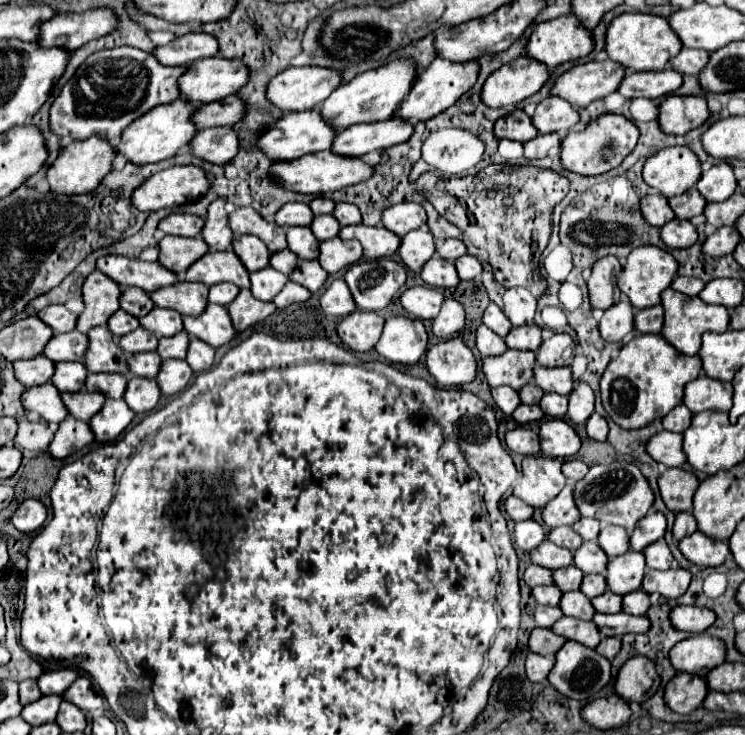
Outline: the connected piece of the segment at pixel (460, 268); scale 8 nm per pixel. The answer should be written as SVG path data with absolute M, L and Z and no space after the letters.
M471 254L457 258L455 268L457 268L457 274L461 280L479 280L481 278L481 262Z

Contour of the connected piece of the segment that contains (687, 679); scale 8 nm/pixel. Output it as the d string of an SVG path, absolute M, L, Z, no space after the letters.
M685 672L675 674L665 686L665 704L677 714L691 714L695 708L703 704L707 696L705 680L697 676L689 676Z

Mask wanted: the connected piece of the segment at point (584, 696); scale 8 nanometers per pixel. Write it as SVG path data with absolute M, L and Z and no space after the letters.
M567 640L563 648L555 654L555 664L549 672L551 686L567 698L573 700L591 700L611 678L611 662L597 654L593 648L585 648L573 640Z

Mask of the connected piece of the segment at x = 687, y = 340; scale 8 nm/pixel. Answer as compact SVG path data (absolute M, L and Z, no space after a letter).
M667 288L661 294L661 306L665 310L665 324L661 330L661 336L677 348L681 354L695 356L701 348L701 334L703 332L725 332L729 328L729 310L725 306L715 306L715 304L705 304L699 296L685 296L681 292L675 292Z

